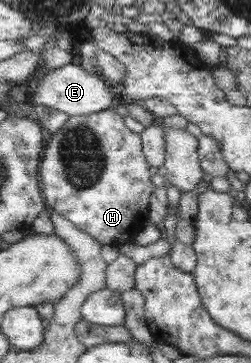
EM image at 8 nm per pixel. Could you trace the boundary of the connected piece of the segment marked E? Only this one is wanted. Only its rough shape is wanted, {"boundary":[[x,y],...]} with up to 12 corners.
{"boundary":[[77,62],[48,70],[35,106],[76,115],[110,109],[114,95],[99,72]]}

